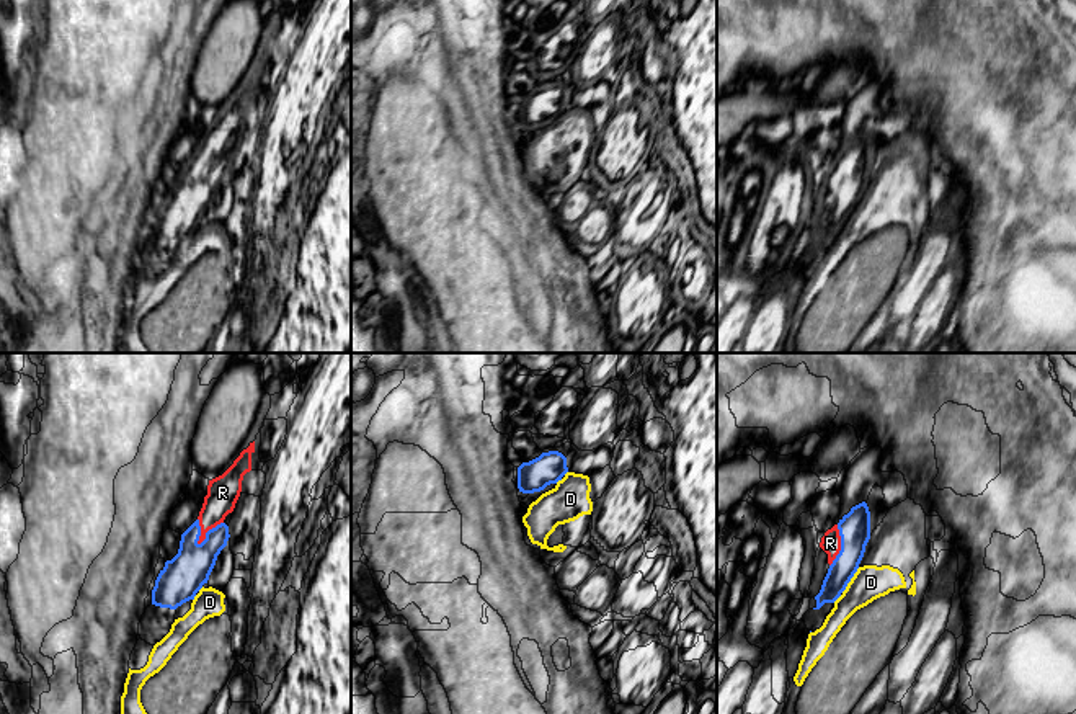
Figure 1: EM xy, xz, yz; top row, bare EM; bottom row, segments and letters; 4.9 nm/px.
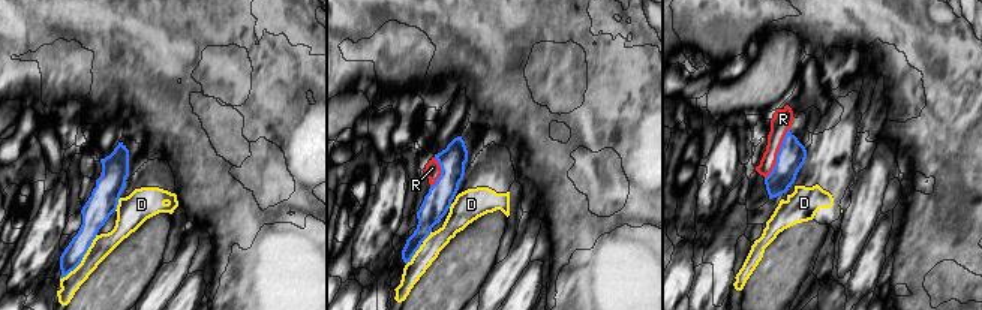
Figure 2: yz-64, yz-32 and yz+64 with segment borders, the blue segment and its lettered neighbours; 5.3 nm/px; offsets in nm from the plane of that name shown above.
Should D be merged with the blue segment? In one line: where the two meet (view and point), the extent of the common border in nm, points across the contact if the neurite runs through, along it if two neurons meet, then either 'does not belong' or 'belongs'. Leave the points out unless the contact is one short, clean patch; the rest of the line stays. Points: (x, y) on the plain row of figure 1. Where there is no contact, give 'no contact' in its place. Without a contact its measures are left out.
meets blue in yz at (849, 214); contact 160 nm long; does not belong

